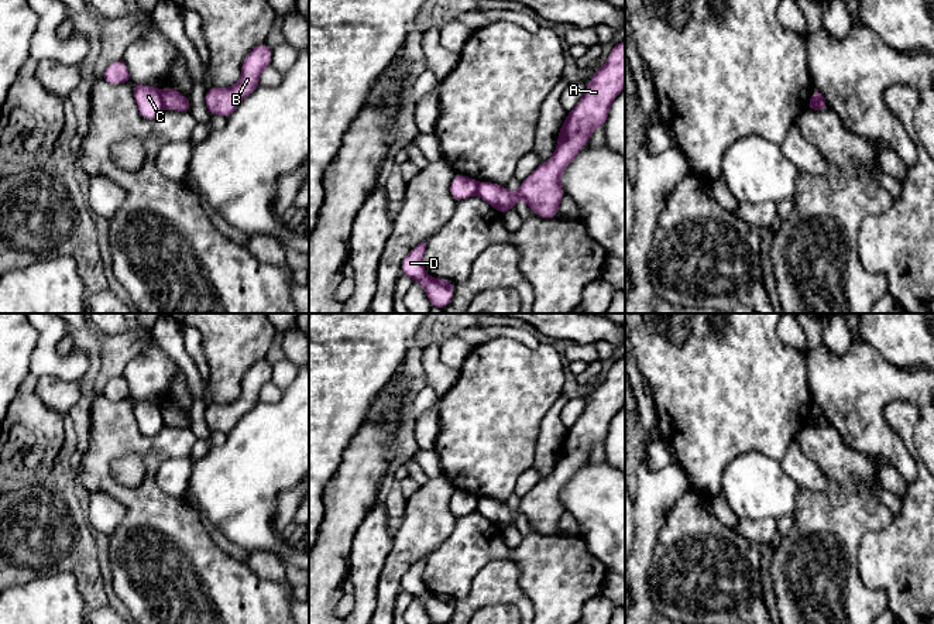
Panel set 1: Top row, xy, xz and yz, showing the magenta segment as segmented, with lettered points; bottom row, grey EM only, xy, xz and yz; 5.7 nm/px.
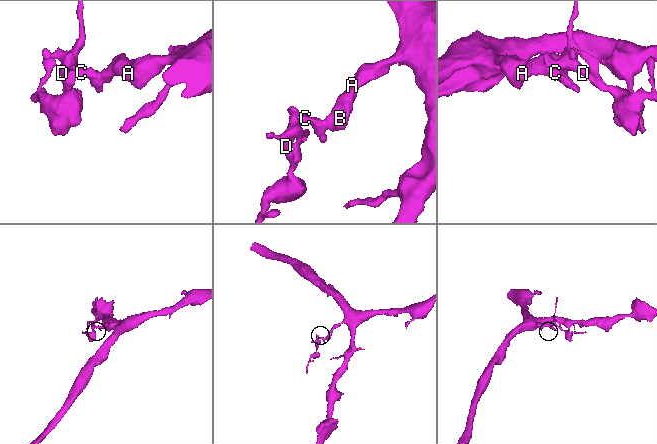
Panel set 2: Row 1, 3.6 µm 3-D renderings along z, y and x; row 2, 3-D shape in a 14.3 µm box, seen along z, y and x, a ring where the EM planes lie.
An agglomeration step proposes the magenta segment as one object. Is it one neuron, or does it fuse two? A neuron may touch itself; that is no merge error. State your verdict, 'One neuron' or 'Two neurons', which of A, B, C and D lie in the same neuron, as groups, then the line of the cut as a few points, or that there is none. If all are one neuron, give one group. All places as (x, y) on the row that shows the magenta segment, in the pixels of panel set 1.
Two neurons. Groups: A B / C D. Split along xy (160, 91), (164, 108)

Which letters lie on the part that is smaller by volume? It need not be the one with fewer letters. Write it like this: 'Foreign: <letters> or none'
Foreign: C, D

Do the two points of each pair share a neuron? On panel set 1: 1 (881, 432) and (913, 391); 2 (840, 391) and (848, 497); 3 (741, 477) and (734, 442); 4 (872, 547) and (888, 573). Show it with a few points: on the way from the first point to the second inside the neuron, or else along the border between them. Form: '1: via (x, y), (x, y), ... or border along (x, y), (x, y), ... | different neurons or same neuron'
1: via (878, 417), (878, 405), (892, 391), (898, 391) | same neuron
2: border along (830, 422), (848, 446), (872, 456) | different neurons
3: border along (771, 456), (740, 453), (724, 469), (721, 486) | different neurons
4: via (879, 554), (888, 562), (888, 566) | same neuron

